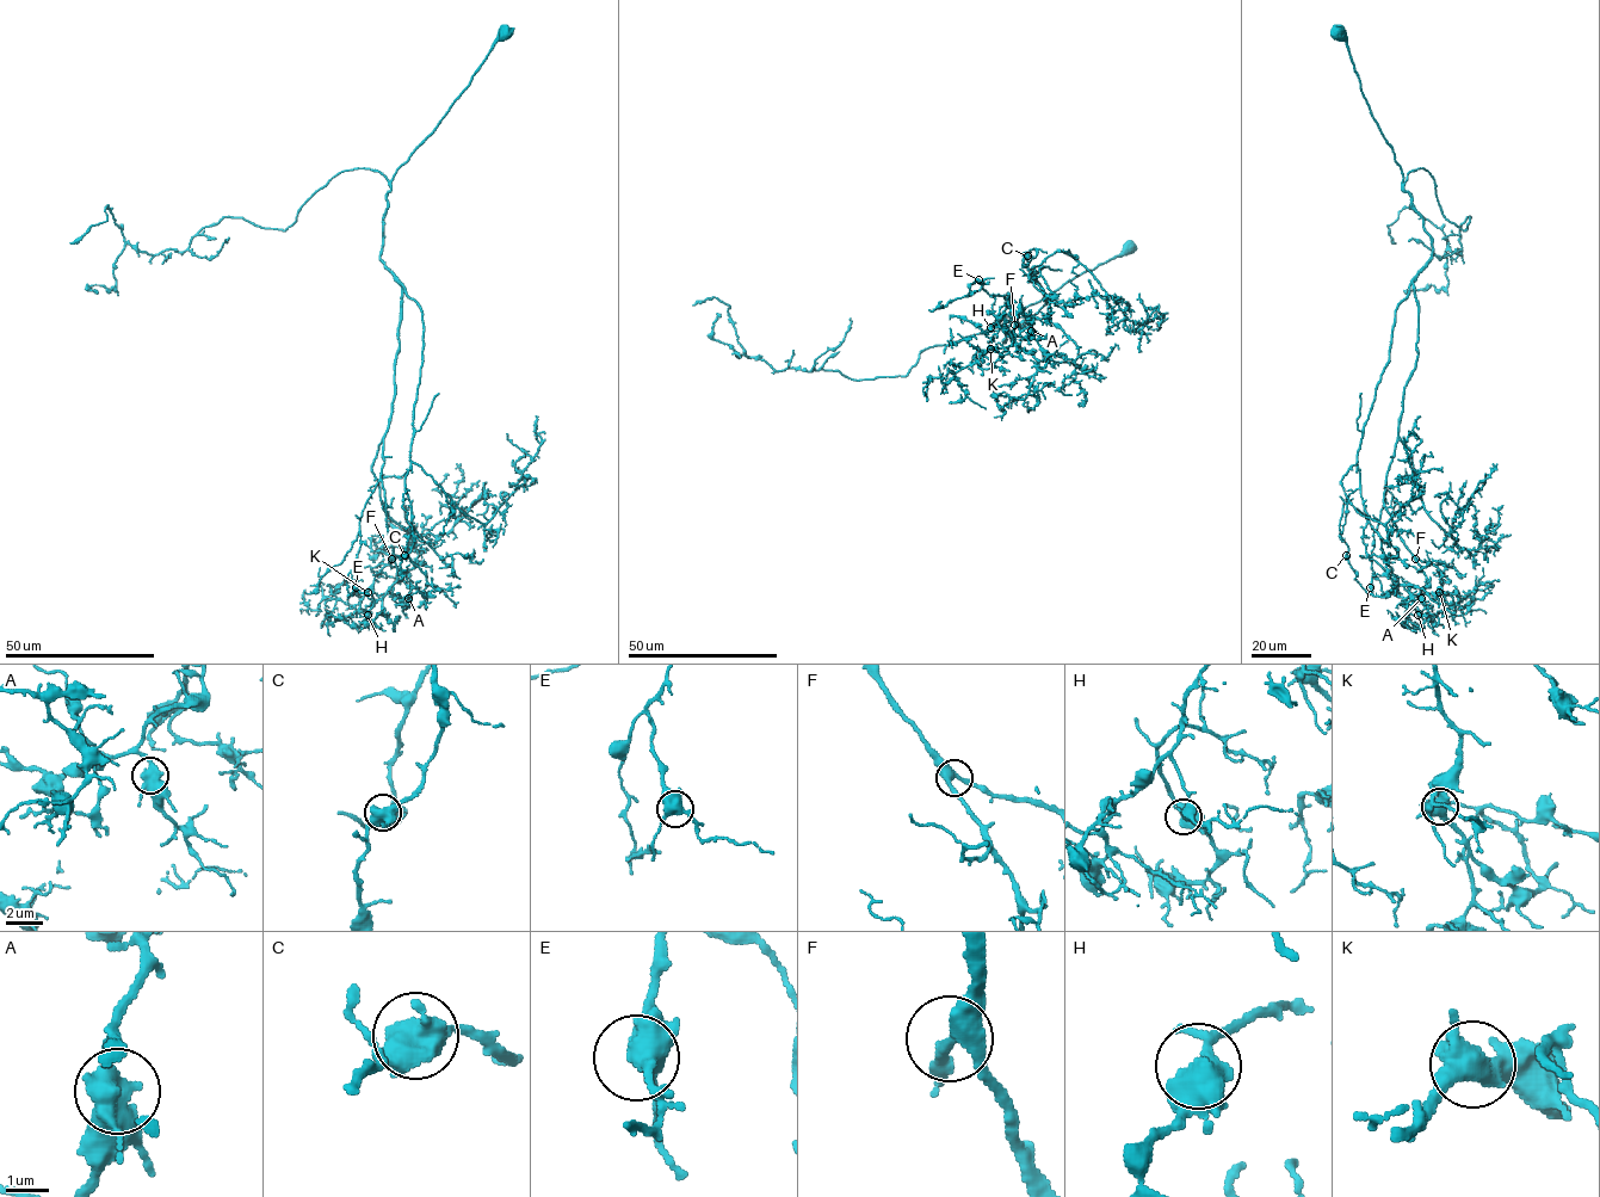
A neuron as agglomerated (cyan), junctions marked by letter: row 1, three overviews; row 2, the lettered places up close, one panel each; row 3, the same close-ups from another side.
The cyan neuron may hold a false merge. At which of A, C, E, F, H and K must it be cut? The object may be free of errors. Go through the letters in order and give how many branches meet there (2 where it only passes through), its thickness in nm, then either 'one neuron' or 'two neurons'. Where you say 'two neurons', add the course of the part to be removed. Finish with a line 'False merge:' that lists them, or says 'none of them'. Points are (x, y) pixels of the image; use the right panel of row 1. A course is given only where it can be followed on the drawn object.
A: 3 | 480 nm | one neuron
C: 3 | 480 nm | one neuron
E: 3 | 460 nm | one neuron
F: 3 | 400 nm | one neuron
H: 3 | 550 nm | one neuron
K: 3 | 500 nm | one neuron
False merge: none of them

